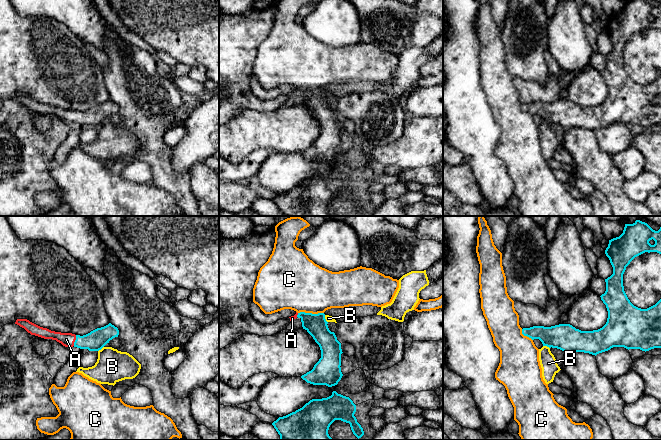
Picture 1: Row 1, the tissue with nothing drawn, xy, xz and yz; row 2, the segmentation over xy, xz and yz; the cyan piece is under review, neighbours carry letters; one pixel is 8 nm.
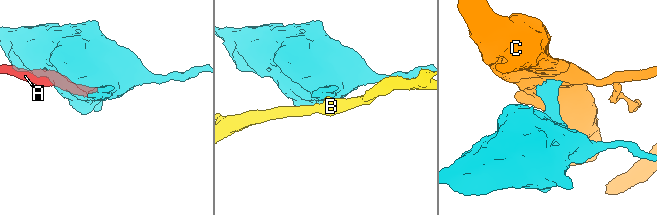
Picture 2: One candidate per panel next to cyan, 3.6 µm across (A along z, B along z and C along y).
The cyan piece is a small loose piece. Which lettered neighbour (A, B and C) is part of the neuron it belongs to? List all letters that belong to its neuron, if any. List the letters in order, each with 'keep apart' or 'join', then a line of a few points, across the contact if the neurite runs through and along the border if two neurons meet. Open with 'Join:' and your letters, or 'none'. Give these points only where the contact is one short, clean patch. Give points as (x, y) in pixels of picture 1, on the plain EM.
Join: A
A: join; line xy (95, 116), (75, 116), (66, 115)
B: keep apart; line yz (543, 121), (549, 124)
C: keep apart; line xz (298, 88), (323, 89)

